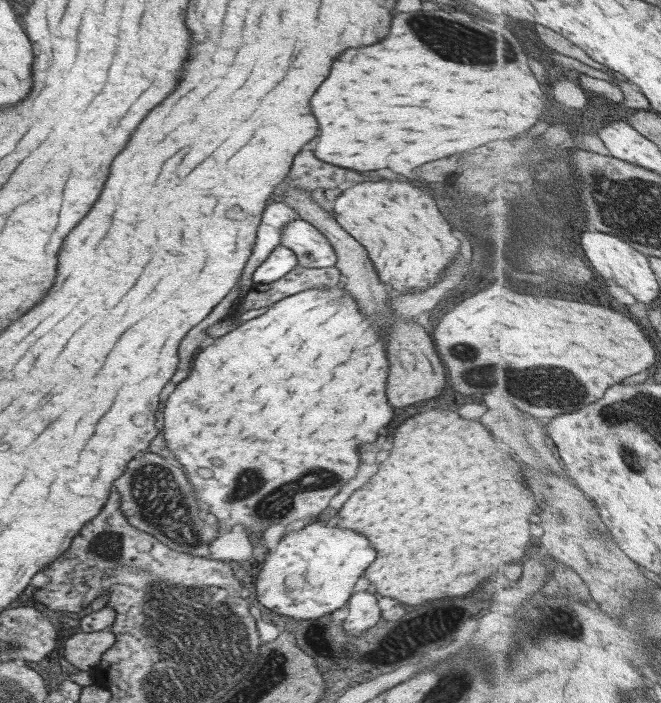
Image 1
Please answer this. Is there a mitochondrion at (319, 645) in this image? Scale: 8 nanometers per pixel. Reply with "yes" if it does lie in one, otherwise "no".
no

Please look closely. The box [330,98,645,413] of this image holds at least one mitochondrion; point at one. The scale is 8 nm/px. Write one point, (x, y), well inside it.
(563, 389)

